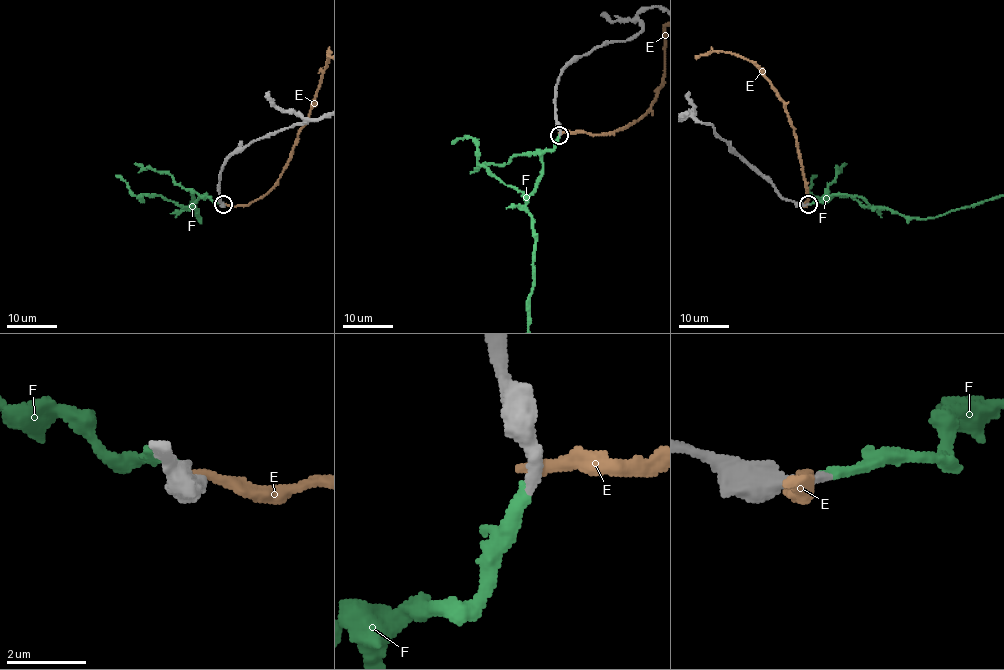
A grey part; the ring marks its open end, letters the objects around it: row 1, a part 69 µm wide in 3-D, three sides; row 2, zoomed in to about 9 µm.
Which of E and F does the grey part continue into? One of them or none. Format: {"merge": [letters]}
{"merge": ["F"]}

